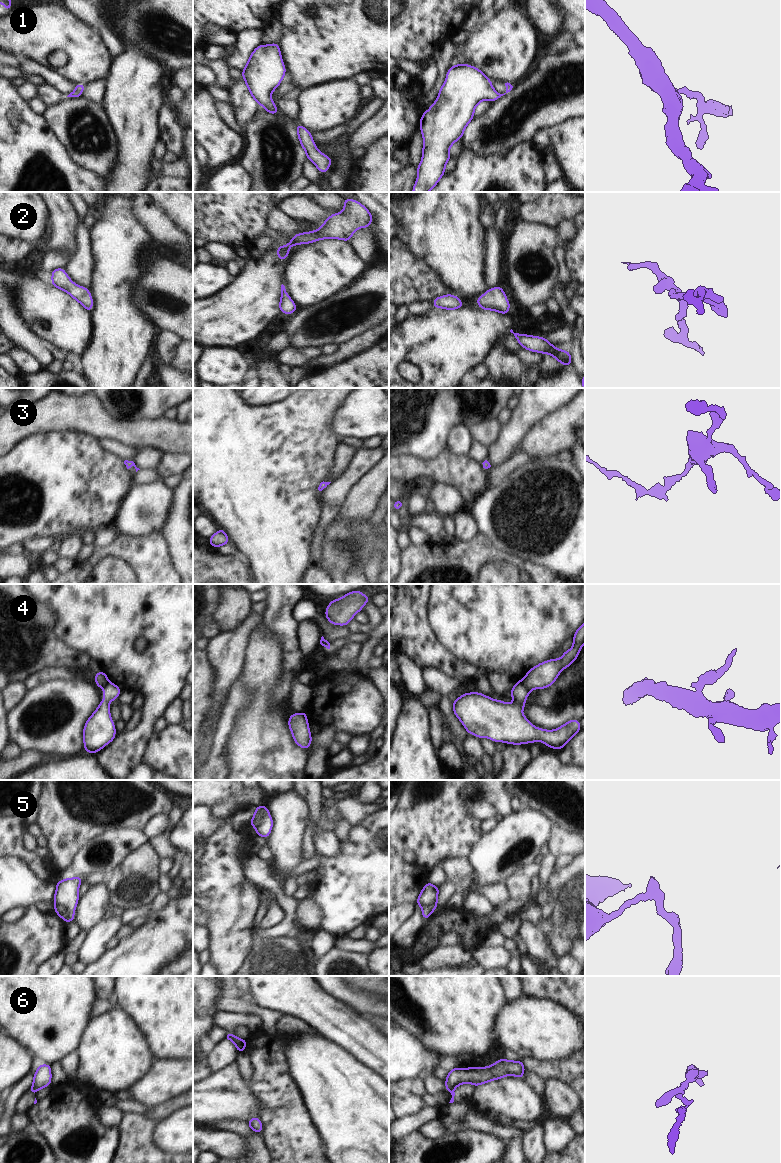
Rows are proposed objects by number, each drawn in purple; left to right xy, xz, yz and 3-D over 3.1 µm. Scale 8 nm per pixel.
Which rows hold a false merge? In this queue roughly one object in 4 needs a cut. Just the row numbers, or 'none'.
4, 5, 6

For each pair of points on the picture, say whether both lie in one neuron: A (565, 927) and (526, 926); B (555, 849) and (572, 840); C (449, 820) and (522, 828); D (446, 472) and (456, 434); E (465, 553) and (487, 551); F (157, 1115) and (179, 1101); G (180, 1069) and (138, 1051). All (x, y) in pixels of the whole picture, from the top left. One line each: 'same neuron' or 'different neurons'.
A: different neurons
B: same neuron
C: different neurons
D: different neurons
E: same neuron
F: same neuron
G: different neurons

